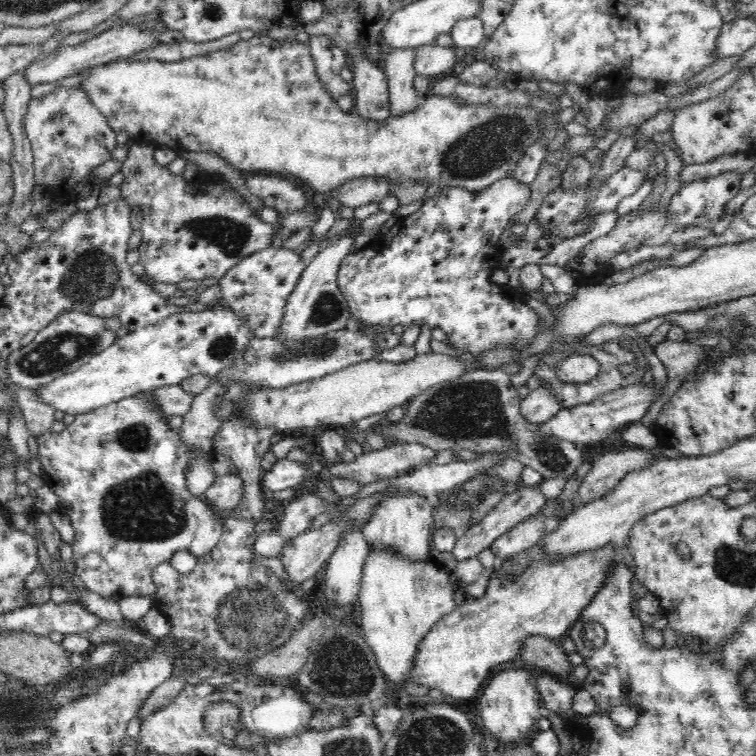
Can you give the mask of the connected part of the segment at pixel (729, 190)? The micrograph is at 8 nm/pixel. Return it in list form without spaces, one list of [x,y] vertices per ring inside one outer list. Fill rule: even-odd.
[[[736,171],[723,172],[718,176],[706,176],[700,180],[692,180],[686,182],[679,191],[671,198],[667,206],[669,217],[680,227],[692,226],[708,226],[714,224],[722,216],[728,214],[726,206],[740,192],[740,181],[742,175]]]

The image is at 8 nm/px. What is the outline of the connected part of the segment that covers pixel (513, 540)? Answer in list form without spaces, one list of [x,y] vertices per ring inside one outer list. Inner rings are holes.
[[[540,515],[538,518],[529,517],[497,538],[490,547],[501,559],[512,558],[513,555],[539,544],[546,535],[558,530],[562,523],[563,519],[560,517],[550,518],[546,515]]]

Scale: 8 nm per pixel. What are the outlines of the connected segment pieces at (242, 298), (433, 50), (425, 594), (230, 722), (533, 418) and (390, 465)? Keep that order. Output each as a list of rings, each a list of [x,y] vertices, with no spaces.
[[[270,246],[244,258],[219,281],[223,302],[246,317],[247,325],[257,339],[274,337],[282,321],[288,296],[296,287],[308,262],[303,262],[293,250]]]
[[[436,44],[417,48],[414,66],[417,74],[434,76],[437,79],[448,74],[456,64],[456,51],[453,46]]]
[[[370,548],[362,566],[360,592],[358,594],[358,610],[360,628],[369,650],[375,654],[375,662],[379,670],[388,676],[388,680],[398,684],[408,684],[412,676],[413,664],[416,661],[417,648],[429,630],[446,614],[456,607],[455,597],[459,592],[458,582],[449,571],[427,561],[410,561],[390,548]]]
[[[220,701],[217,704],[209,705],[203,712],[203,730],[216,741],[225,744],[222,728],[230,726],[242,729],[240,722],[240,711],[230,701]]]
[[[535,381],[530,392],[521,400],[520,408],[519,412],[528,421],[542,424],[556,416],[563,406],[559,404],[550,385],[545,381],[540,384]]]
[[[404,443],[364,452],[356,455],[349,463],[331,464],[325,466],[324,470],[327,475],[339,474],[364,485],[376,480],[384,480],[396,472],[408,470],[410,466],[418,466],[420,462],[432,458],[434,454],[436,451],[421,444]]]

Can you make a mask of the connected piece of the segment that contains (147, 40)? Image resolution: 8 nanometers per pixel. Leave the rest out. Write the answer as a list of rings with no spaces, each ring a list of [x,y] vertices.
[[[125,24],[121,27],[106,30],[106,32],[76,46],[62,45],[49,54],[42,54],[36,62],[33,62],[24,70],[24,79],[33,88],[37,84],[62,81],[67,76],[72,76],[72,74],[78,74],[78,71],[86,70],[86,67],[98,66],[102,63],[113,61],[114,58],[126,58],[126,56],[130,56],[134,52],[148,50],[148,48],[157,46],[159,43],[180,44],[180,42],[184,41],[185,37],[178,30],[170,29],[166,32],[148,32]]]

